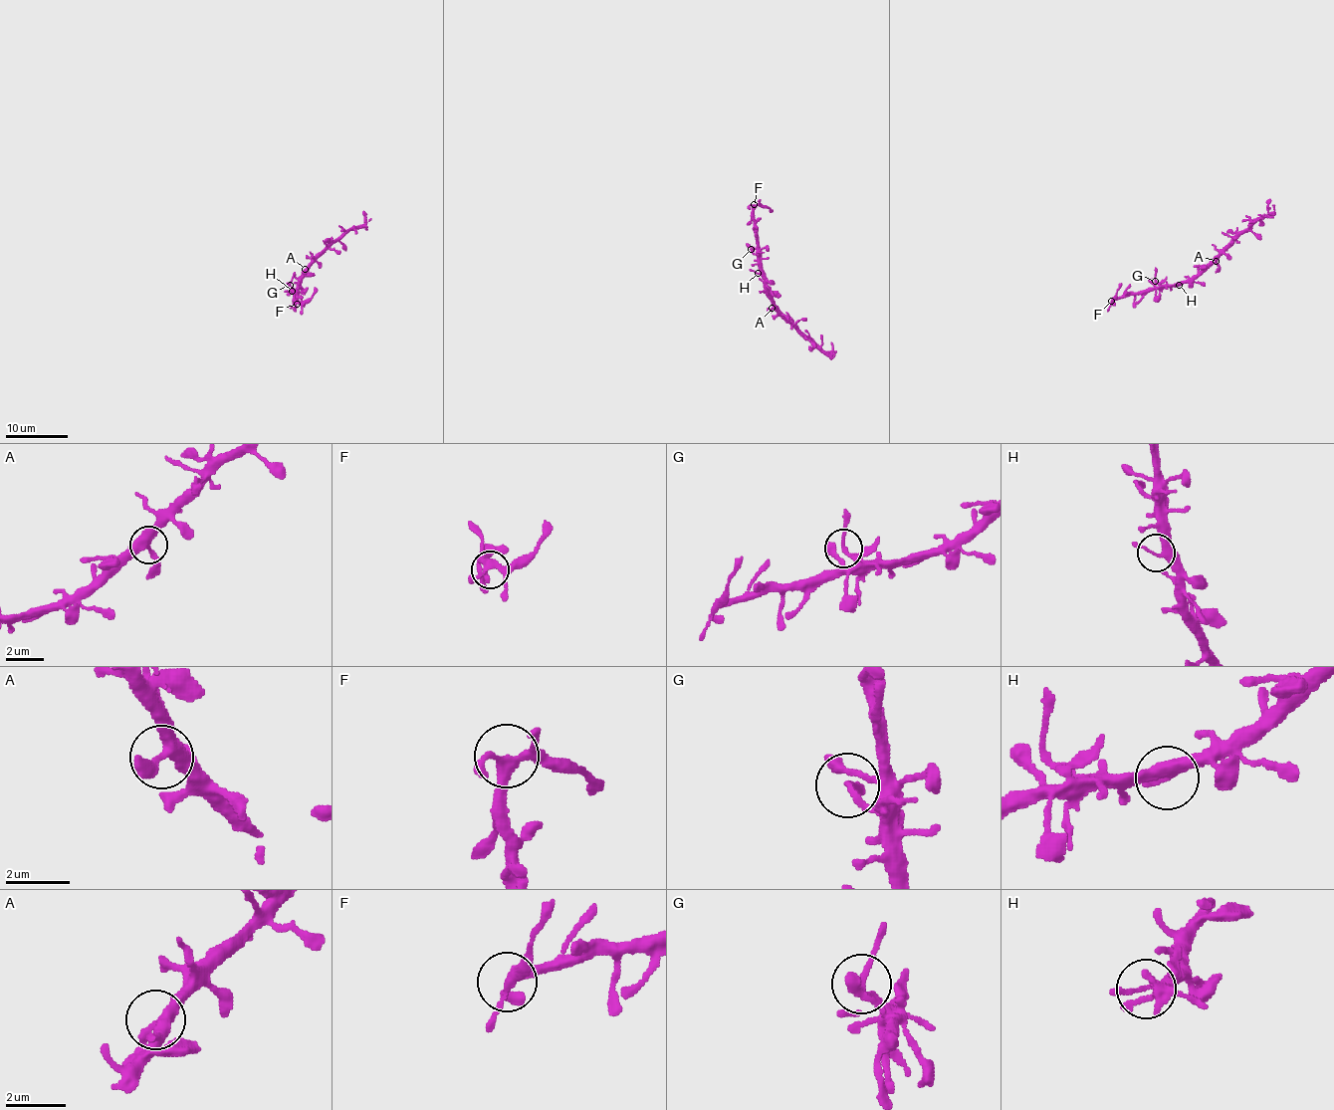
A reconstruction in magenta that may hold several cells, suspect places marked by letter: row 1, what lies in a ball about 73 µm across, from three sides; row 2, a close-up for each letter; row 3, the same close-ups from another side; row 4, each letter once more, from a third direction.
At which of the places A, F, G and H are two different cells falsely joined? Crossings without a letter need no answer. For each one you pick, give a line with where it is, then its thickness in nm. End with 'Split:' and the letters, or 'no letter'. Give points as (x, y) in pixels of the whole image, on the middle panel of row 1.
Split: no letter

